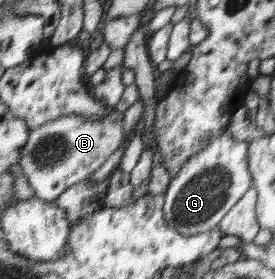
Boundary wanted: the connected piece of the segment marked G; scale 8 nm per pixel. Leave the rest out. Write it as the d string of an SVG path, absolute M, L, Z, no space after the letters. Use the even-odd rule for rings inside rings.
M225 132L213 138L200 153L189 158L187 165L171 178L164 193L164 220L181 235L192 236L213 229L223 216L251 187L253 178L247 163L249 142L237 141Z

